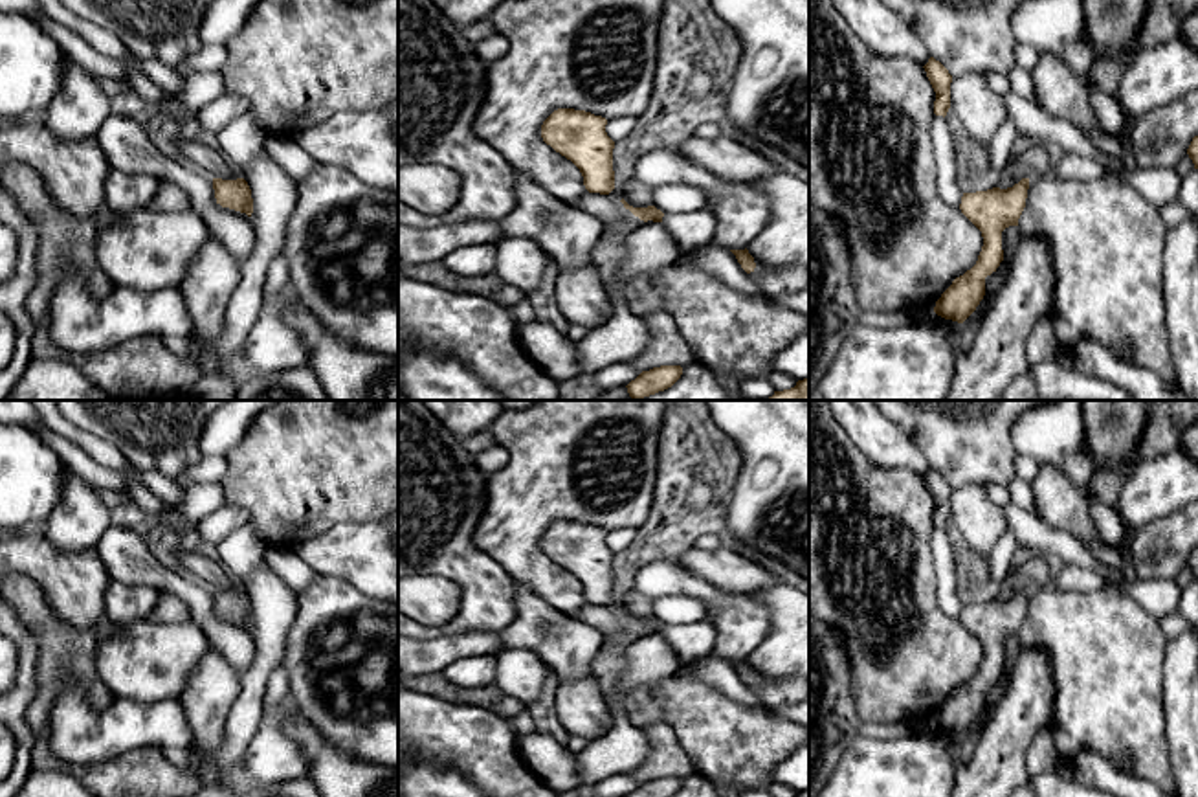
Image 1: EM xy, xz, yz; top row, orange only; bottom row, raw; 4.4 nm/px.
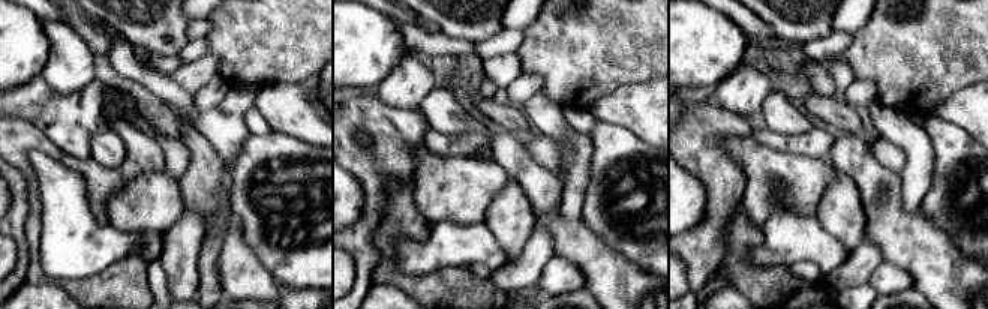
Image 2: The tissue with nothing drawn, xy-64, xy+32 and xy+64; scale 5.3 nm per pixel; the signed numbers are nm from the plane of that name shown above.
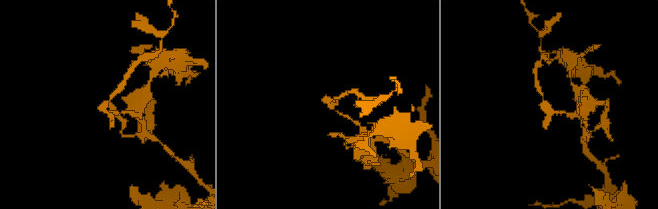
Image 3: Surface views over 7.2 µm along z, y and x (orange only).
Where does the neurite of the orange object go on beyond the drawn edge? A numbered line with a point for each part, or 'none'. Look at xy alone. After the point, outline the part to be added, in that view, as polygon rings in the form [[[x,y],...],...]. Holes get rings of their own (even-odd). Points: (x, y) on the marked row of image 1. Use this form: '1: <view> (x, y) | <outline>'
none

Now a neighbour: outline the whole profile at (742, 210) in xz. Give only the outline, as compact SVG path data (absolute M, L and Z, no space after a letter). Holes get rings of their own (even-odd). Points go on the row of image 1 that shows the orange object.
M662 147L638 158L631 178L644 185L690 184L714 202L715 233L712 242L727 250L745 250L771 219L771 202L752 180L734 182L721 178L675 147Z

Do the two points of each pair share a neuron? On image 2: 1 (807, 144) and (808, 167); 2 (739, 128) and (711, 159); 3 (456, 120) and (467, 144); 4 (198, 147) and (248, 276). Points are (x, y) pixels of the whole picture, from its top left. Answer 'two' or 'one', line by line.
1: two
2: one
3: two
4: two

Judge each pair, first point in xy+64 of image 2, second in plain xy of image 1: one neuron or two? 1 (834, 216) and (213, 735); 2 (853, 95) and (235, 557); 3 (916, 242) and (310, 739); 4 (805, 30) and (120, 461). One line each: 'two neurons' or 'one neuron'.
1: one neuron
2: two neurons
3: one neuron
4: two neurons

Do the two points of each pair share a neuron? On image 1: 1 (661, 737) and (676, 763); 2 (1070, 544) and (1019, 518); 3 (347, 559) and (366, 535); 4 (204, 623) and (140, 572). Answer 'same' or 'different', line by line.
1: same
2: same
3: same
4: same

